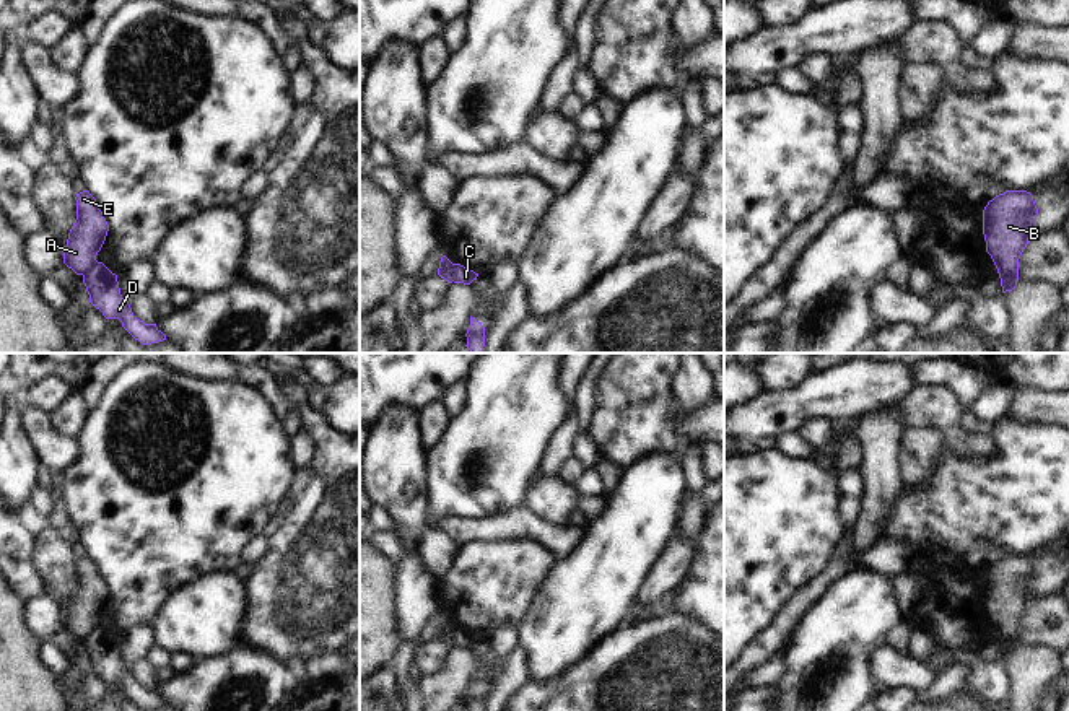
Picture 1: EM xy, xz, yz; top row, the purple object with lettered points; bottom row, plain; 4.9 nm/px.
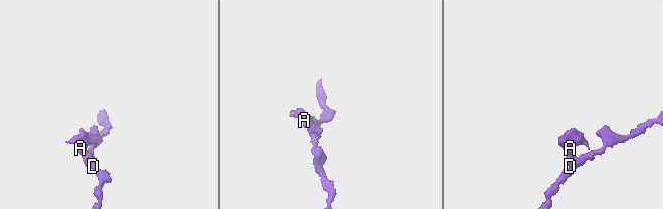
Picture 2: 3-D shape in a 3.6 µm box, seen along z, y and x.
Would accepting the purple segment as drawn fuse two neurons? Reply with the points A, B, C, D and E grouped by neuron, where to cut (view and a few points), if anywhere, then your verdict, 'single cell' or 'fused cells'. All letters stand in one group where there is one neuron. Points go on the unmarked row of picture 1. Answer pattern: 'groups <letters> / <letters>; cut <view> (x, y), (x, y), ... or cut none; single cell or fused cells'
groups A B E / C D; cut yz (1017, 635), (998, 636); fused cells

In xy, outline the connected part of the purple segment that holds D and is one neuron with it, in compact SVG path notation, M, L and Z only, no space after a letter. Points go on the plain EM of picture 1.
M94 626L85 638L83 648L89 659L89 667L103 677L106 683L119 683L122 691L142 709L166 704L156 688L145 688L132 677L130 669L122 662L117 639L103 626Z

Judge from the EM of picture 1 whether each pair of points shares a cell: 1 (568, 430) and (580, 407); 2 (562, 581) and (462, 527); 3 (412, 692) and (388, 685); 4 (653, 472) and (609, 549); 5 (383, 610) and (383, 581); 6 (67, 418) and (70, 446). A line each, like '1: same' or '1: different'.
1: different
2: different
3: different
4: same
5: same
6: different

